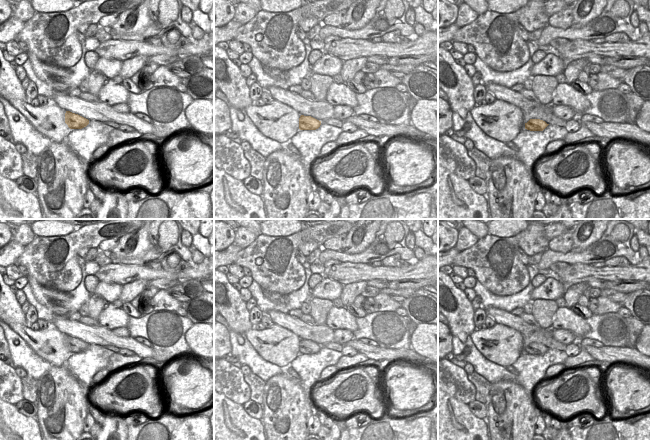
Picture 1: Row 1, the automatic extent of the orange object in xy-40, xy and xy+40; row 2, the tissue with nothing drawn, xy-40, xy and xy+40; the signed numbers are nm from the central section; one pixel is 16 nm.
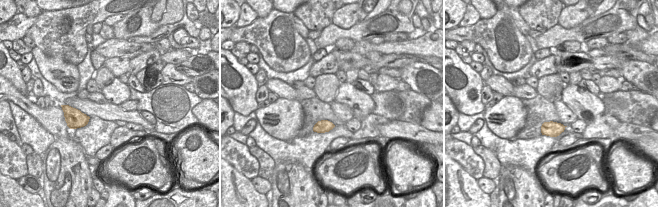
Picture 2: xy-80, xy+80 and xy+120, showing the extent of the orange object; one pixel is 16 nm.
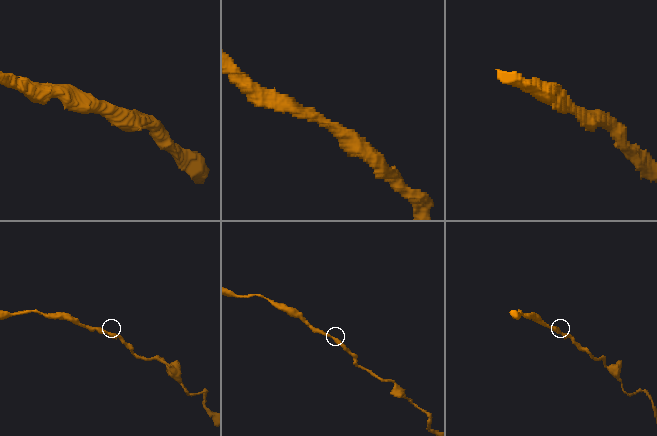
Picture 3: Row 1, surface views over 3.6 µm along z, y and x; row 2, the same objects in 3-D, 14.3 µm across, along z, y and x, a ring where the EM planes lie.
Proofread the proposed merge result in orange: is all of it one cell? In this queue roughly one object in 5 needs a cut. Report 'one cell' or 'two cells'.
one cell

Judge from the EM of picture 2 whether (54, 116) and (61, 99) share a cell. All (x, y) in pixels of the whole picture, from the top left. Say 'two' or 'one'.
two

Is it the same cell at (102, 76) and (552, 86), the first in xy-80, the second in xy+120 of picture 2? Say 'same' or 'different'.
same

